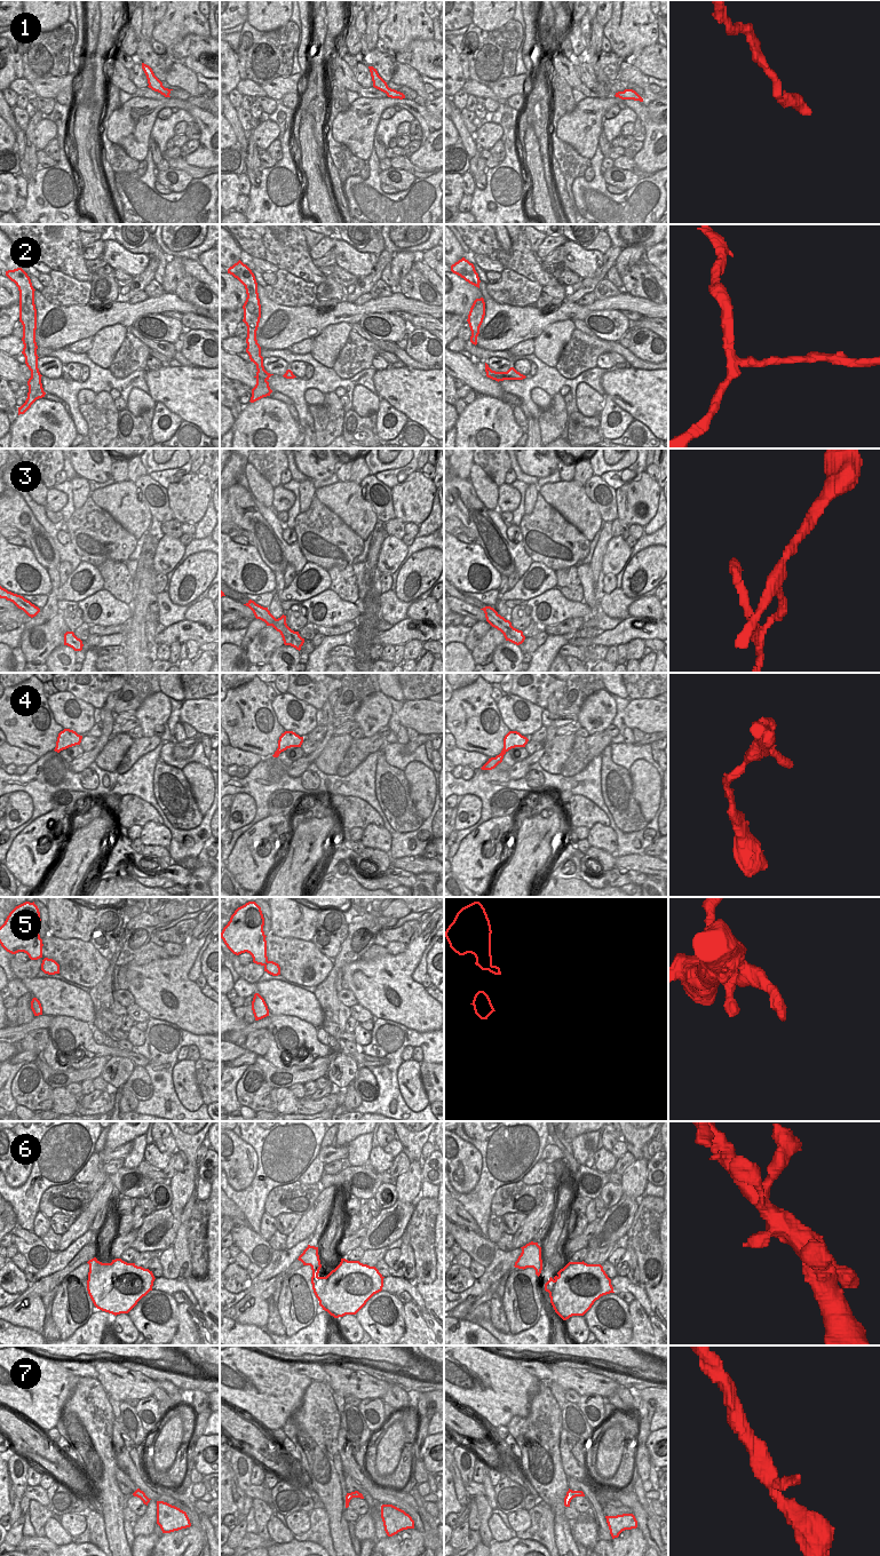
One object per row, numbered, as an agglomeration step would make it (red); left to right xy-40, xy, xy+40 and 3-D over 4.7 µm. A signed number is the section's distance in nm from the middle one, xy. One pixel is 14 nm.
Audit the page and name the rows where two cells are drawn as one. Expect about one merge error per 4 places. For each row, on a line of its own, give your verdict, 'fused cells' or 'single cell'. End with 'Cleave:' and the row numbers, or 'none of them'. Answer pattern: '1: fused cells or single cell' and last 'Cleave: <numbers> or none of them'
1: single cell
2: fused cells
3: fused cells
4: single cell
5: single cell
6: single cell
7: single cell
Cleave: 2, 3

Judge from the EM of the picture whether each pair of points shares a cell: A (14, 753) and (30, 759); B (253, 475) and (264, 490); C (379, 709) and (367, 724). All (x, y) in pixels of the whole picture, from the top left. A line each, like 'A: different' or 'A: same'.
A: same
B: same
C: same

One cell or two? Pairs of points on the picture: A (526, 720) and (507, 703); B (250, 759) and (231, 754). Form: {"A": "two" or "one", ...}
{"A": "one", "B": "one"}

